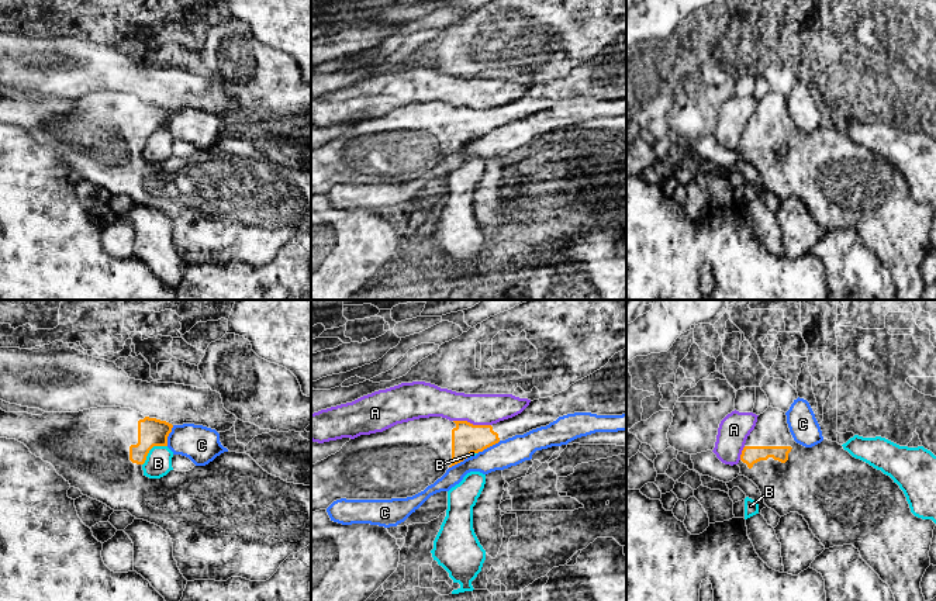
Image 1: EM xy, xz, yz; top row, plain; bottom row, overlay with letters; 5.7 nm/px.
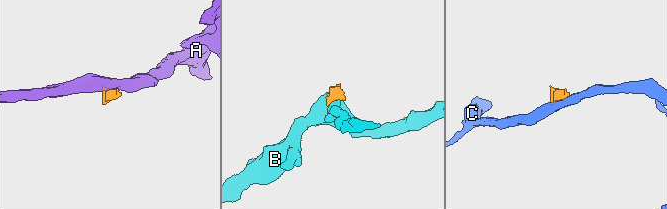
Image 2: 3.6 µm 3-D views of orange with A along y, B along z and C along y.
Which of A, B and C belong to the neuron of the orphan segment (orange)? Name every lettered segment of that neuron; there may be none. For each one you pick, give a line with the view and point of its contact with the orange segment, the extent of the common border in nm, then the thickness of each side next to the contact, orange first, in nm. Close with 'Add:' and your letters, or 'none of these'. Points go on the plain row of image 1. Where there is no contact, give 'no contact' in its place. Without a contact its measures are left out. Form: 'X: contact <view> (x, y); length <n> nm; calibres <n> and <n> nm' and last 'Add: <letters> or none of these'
Add: none of these

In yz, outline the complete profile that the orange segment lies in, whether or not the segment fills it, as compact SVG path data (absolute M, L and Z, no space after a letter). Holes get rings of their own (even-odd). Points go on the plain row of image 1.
M773 91L757 101L738 151L739 160L759 172L769 193L780 201L790 197L802 200L825 234L853 229L890 270L899 300L921 300L926 287L921 266L930 251L929 235L936 208L911 197L904 176L890 160L853 142L837 127L823 124L812 132L797 128L785 97Z

